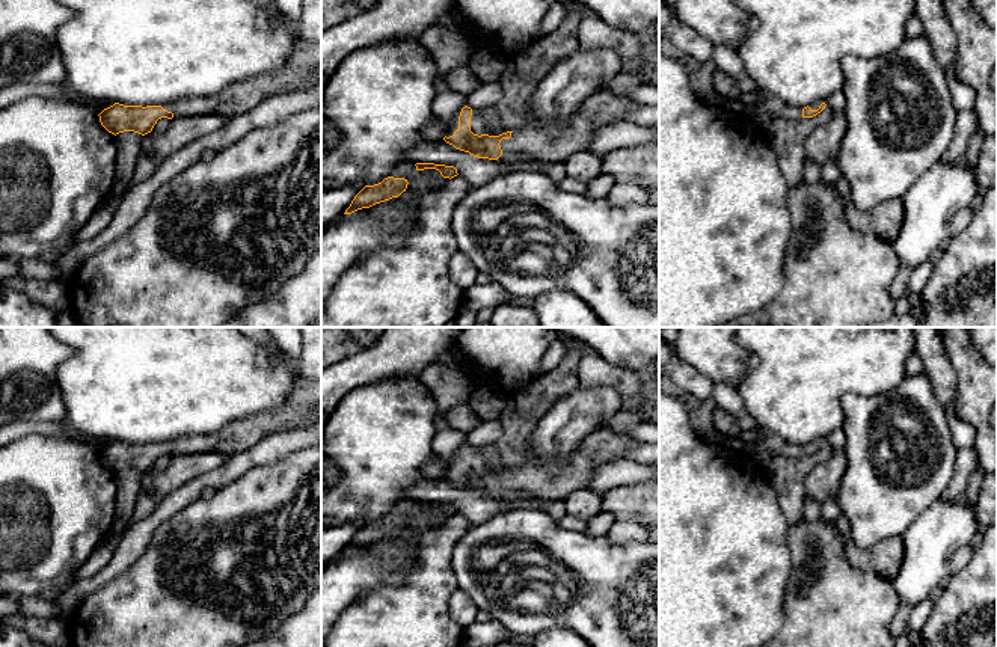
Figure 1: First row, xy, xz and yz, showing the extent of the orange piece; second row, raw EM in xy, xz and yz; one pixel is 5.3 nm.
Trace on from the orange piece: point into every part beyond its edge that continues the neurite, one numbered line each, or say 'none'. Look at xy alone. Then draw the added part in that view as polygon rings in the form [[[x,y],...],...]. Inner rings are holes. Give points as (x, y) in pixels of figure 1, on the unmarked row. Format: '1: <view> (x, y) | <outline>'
1: xy (240, 435) | [[[321,403],[287,406],[275,413],[258,413],[237,419],[217,433],[186,434],[161,445],[173,455],[192,452],[220,452],[228,458],[256,445],[268,434],[297,428],[321,412]]]

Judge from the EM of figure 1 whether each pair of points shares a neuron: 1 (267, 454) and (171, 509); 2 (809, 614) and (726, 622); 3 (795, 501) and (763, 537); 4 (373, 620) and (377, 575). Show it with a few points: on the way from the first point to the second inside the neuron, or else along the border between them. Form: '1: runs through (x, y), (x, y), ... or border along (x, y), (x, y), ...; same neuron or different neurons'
1: runs through (243, 460), (222, 477), (204, 480), (195, 486); same neuron
2: border along (788, 582), (782, 626); different neurons
3: border along (769, 481), (783, 518), (789, 525); different neurons
4: border along (408, 575), (401, 585), (365, 591), (346, 610); different neurons

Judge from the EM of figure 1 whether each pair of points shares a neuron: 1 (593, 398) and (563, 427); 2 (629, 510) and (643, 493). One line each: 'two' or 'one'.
1: one
2: one

